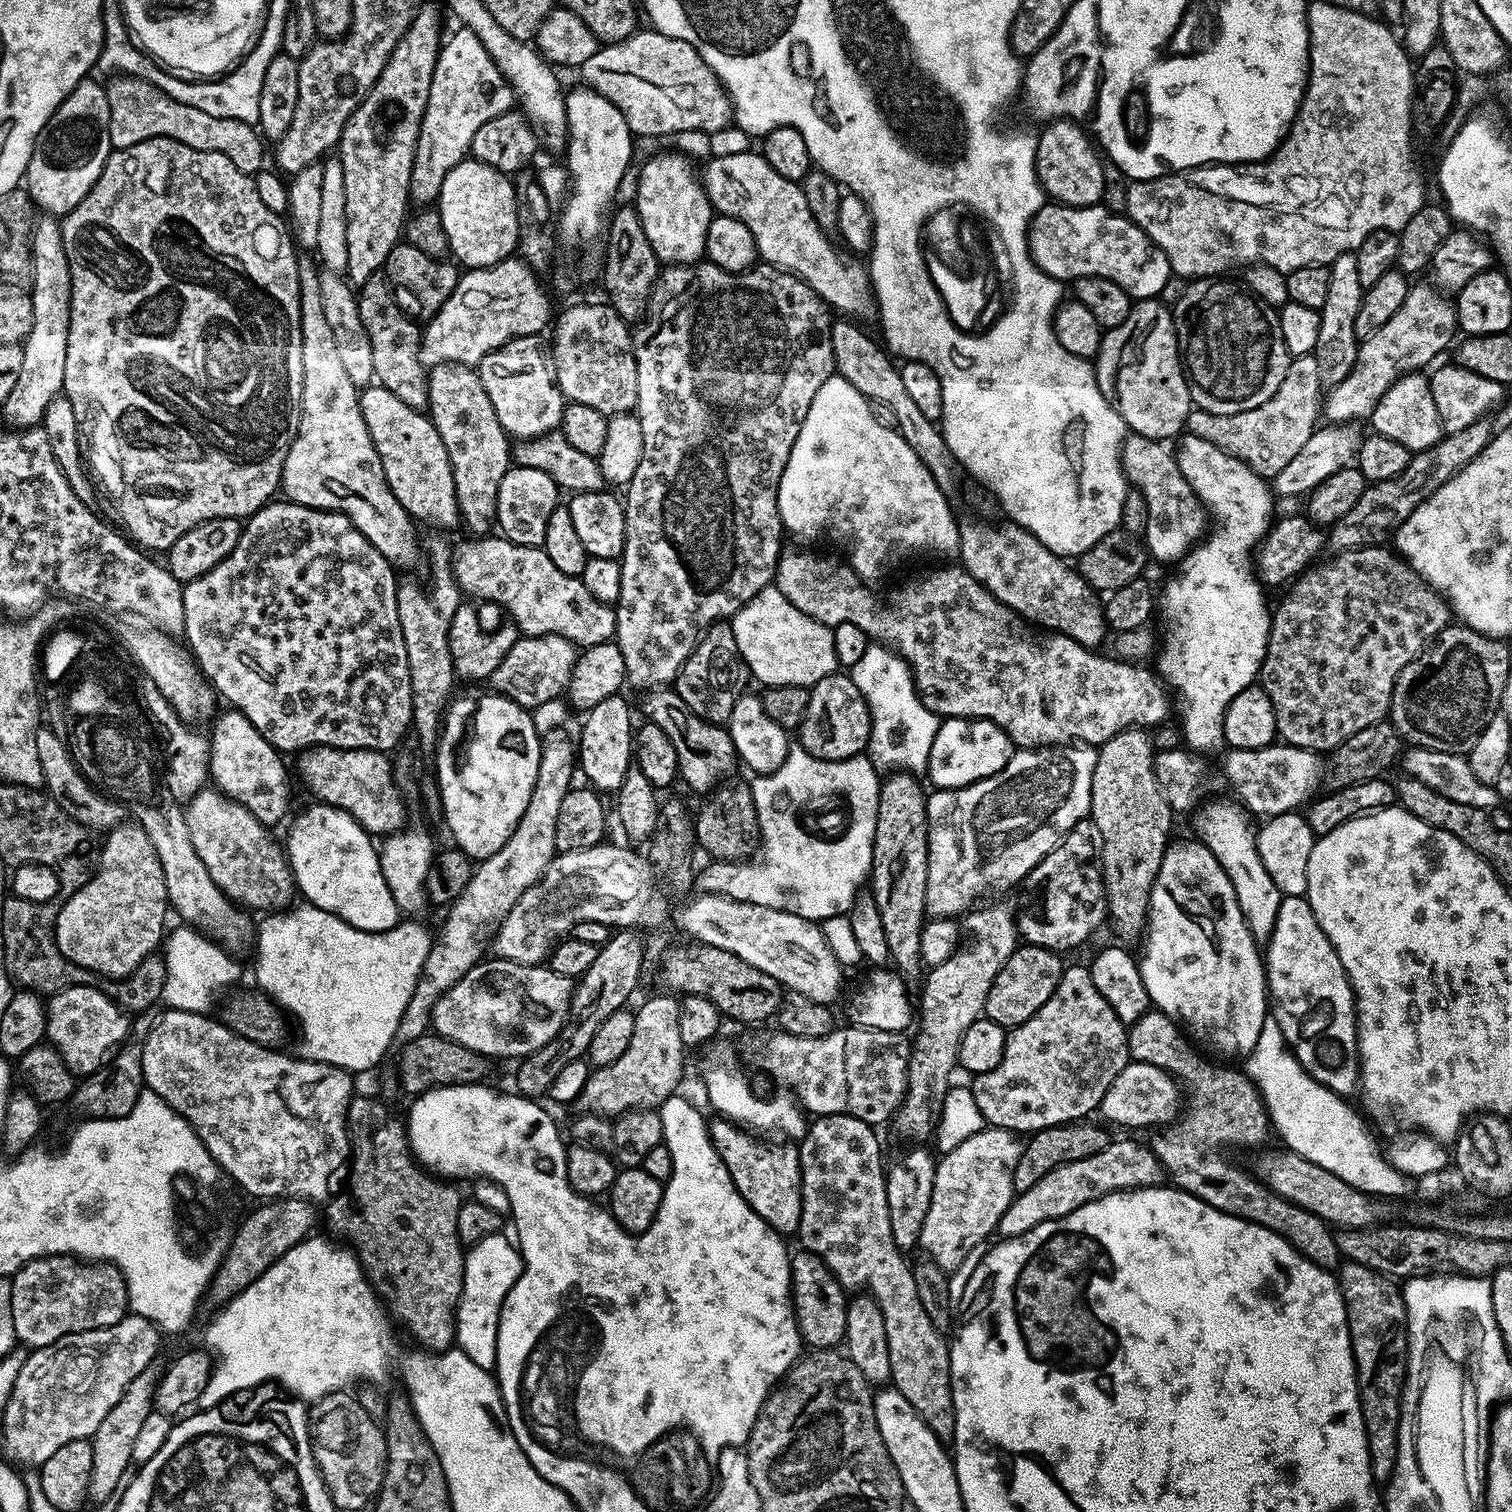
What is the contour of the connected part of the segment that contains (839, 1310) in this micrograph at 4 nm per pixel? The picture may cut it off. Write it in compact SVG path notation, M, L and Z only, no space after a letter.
M793 1251L790 1259L792 1306L796 1309L796 1325L800 1331L800 1339L812 1350L835 1349L846 1334L846 1310L849 1302L846 1290L836 1281L832 1271L812 1252Z

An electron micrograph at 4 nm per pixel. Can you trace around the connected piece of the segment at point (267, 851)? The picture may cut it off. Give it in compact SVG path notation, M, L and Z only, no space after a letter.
M206 786L198 795L187 801L184 808L186 830L190 830L190 842L202 858L202 866L210 870L210 878L224 891L224 895L245 909L257 908L260 914L271 914L287 909L293 903L292 895L297 895L296 881L292 879L292 868L288 864L285 849L271 836L269 829L246 806L234 802L215 787Z

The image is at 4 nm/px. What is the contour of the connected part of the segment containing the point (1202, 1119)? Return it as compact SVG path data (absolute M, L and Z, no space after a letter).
M1150 1010L1146 1014L1142 1014L1142 1018L1138 1018L1130 1025L1128 1028L1128 1054L1133 1061L1141 1060L1175 1074L1186 1089L1186 1111L1175 1122L1161 1127L1155 1133L1157 1136L1150 1141L1152 1152L1164 1165L1167 1179L1180 1191L1190 1192L1202 1202L1206 1202L1226 1214L1274 1230L1274 1234L1286 1238L1286 1242L1290 1242L1290 1246L1294 1246L1294 1250L1298 1250L1319 1268L1335 1269L1341 1263L1342 1257L1336 1245L1336 1232L1329 1224L1322 1218L1310 1214L1310 1210L1302 1210L1302 1206L1282 1198L1276 1192L1271 1192L1263 1182L1256 1179L1251 1171L1243 1172L1238 1165L1231 1164L1220 1153L1219 1144L1261 1143L1260 1145L1263 1145L1265 1143L1263 1140L1267 1138L1268 1132L1270 1136L1268 1107L1265 1106L1264 1099L1260 1097L1260 1091L1256 1088L1256 1083L1249 1078L1247 1071L1240 1069L1239 1072L1236 1069L1239 1067L1225 1066L1223 1063L1220 1063L1221 1065L1211 1064L1210 1061L1203 1060L1199 1056L1201 1053L1194 1047L1193 1041L1182 1031L1181 1025L1159 1010Z

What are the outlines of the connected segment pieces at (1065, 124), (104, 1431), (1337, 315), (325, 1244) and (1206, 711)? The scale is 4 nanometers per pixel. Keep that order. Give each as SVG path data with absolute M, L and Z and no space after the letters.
M1054 120L1045 128L1048 129L1039 133L1036 142L1036 176L1044 188L1045 197L1075 208L1101 203L1104 198L1106 164L1093 137L1075 120Z
M151 1367L142 1374L138 1374L138 1378L134 1378L134 1382L123 1385L121 1392L124 1393L121 1396L119 1393L115 1397L114 1407L110 1409L110 1414L106 1414L106 1418L102 1418L98 1430L91 1436L92 1465L90 1466L90 1486L88 1487L88 1500L91 1503L104 1504L108 1499L111 1501L121 1491L122 1485L129 1475L128 1468L133 1467L134 1442L142 1431L146 1418L154 1410L157 1379L157 1369Z
M1343 252L1337 260L1331 262L1328 273L1330 294L1326 297L1326 306L1319 309L1320 329L1314 355L1318 362L1318 376L1322 378L1325 389L1331 390L1339 386L1355 364L1358 341L1354 330L1354 318L1358 318L1365 289L1362 282L1358 282L1358 262L1355 252Z
M320 1234L309 1236L286 1250L262 1278L250 1282L244 1292L239 1292L221 1307L224 1309L209 1322L204 1332L207 1347L215 1356L212 1377L206 1382L203 1395L209 1405L221 1404L235 1392L269 1382L279 1382L305 1402L319 1402L329 1392L352 1386L348 1384L356 1379L368 1380L364 1382L372 1386L383 1385L383 1380L392 1372L392 1355L396 1352L393 1321L380 1293L364 1275L355 1251L340 1244L331 1244Z
M1184 434L1179 437L1178 443L1180 445L1175 445L1174 455L1182 470L1182 478L1190 482L1194 494L1203 502L1205 512L1214 521L1214 527L1207 533L1206 538L1201 539L1200 543L1179 561L1175 569L1177 572L1164 584L1164 596L1162 592L1159 597L1158 608L1161 613L1164 611L1168 633L1165 634L1164 640L1162 636L1158 675L1175 693L1178 716L1180 712L1180 728L1184 731L1183 743L1191 751L1205 754L1204 752L1212 752L1224 744L1226 710L1230 702L1234 702L1234 698L1242 694L1242 690L1257 683L1266 654L1270 604L1268 608L1267 602L1264 601L1266 588L1254 571L1252 559L1260 541L1268 535L1268 529L1274 523L1274 493L1265 477L1259 476L1241 460L1214 446L1214 442Z

